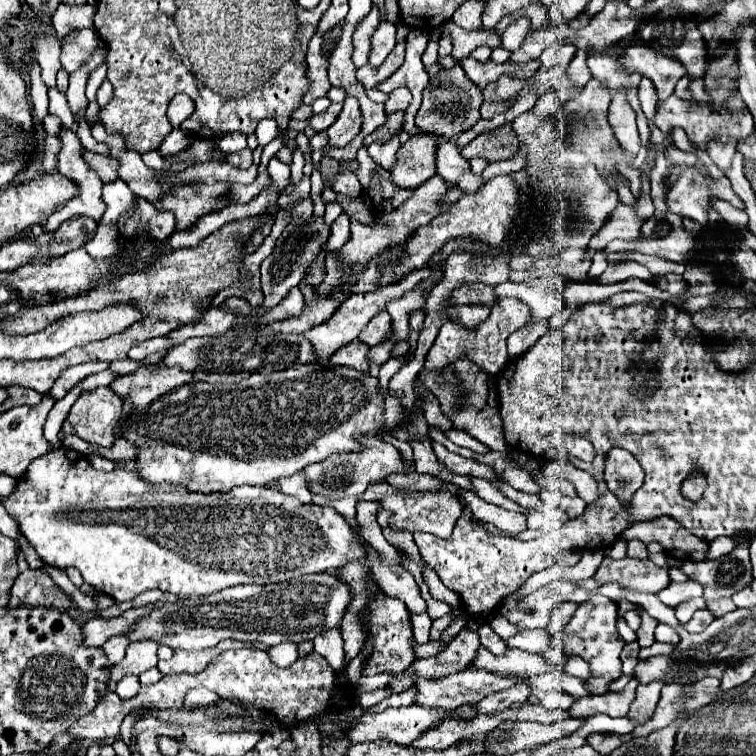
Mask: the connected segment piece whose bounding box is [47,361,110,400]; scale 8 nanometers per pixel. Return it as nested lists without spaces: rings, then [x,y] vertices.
[[[89,362],[81,365],[69,367],[65,371],[62,371],[60,376],[55,381],[54,385],[47,391],[49,397],[53,397],[55,400],[59,400],[64,397],[81,379],[84,379],[88,375],[104,371],[109,368],[109,363],[104,362]]]

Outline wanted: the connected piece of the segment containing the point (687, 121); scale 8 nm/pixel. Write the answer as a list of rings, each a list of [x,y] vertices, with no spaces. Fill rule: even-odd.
[[[675,95],[667,97],[665,101],[661,101],[659,109],[657,109],[657,117],[655,117],[655,125],[663,131],[669,133],[671,127],[681,127],[685,129],[685,133],[689,135],[689,139],[695,143],[695,147],[707,151],[707,143],[711,139],[727,139],[727,141],[741,141],[747,139],[753,133],[753,117],[751,113],[745,109],[743,99],[737,95],[733,97],[729,103],[725,103],[725,109],[721,109],[719,113],[709,111],[707,101],[685,101],[679,99]]]

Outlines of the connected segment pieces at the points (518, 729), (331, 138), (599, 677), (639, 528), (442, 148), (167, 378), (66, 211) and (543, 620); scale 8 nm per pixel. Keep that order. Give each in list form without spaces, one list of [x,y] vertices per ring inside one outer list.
[[[565,719],[559,723],[551,723],[551,725],[543,725],[543,723],[521,723],[521,721],[509,721],[499,725],[499,729],[511,729],[511,735],[507,741],[497,743],[495,739],[491,739],[487,745],[487,753],[517,753],[523,749],[531,749],[535,745],[543,745],[543,743],[551,743],[559,737],[571,735],[573,731],[577,731],[583,725],[583,719]]]
[[[345,97],[345,105],[341,109],[341,115],[337,117],[337,121],[321,133],[315,133],[309,141],[309,147],[321,149],[325,145],[335,145],[335,147],[345,147],[351,139],[355,139],[361,131],[361,109],[359,109],[359,101],[355,97]]]
[[[606,597],[599,598],[601,600],[590,599],[581,604],[571,617],[571,623],[561,633],[553,635],[553,649],[557,653],[561,653],[561,655],[573,653],[591,663],[591,679],[587,681],[591,695],[607,693],[607,685],[621,675],[619,655],[625,645],[625,641],[621,639],[621,635],[617,633],[617,627],[615,627],[618,618],[617,603]]]
[[[661,515],[647,523],[633,523],[629,529],[623,531],[623,539],[639,539],[645,545],[661,543],[669,557],[673,559],[691,559],[703,561],[709,551],[709,543],[701,541],[701,537],[693,537],[679,521],[673,517]]]
[[[439,137],[437,173],[445,181],[455,183],[463,193],[477,193],[477,189],[481,189],[481,185],[485,185],[481,175],[471,173],[471,165],[469,165],[469,161],[465,161],[465,157],[461,157],[459,147],[445,137]]]
[[[145,367],[137,369],[135,373],[117,377],[109,389],[113,389],[113,393],[117,393],[123,401],[129,401],[133,407],[143,409],[163,393],[169,393],[171,389],[185,385],[191,379],[193,375],[181,367],[163,367],[159,371]]]
[[[61,131],[61,133],[59,133],[59,139],[63,141],[63,149],[61,149],[61,153],[59,153],[59,157],[57,157],[57,159],[59,159],[57,169],[59,169],[61,175],[69,177],[71,181],[75,181],[75,183],[79,185],[79,195],[73,197],[71,201],[67,201],[67,205],[65,205],[59,213],[53,213],[53,217],[48,218],[45,228],[49,233],[57,231],[64,221],[71,219],[71,217],[75,217],[75,215],[85,215],[85,217],[91,217],[91,219],[95,219],[95,221],[101,221],[103,211],[105,211],[105,203],[103,203],[103,199],[101,199],[101,187],[103,187],[103,181],[99,179],[99,175],[97,175],[97,173],[87,165],[87,161],[83,159],[85,147],[81,145],[77,133]]]
[[[553,581],[549,585],[545,585],[543,589],[531,593],[527,599],[521,601],[519,607],[515,607],[513,611],[507,611],[507,619],[513,625],[519,625],[521,629],[543,629],[549,619],[551,619],[551,611],[557,603],[565,601],[569,593],[573,593],[577,589],[575,581]]]

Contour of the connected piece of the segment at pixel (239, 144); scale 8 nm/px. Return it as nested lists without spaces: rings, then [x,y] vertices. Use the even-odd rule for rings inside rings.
[[[225,133],[223,137],[217,139],[217,147],[223,153],[239,153],[241,149],[247,147],[247,137],[243,133]]]

